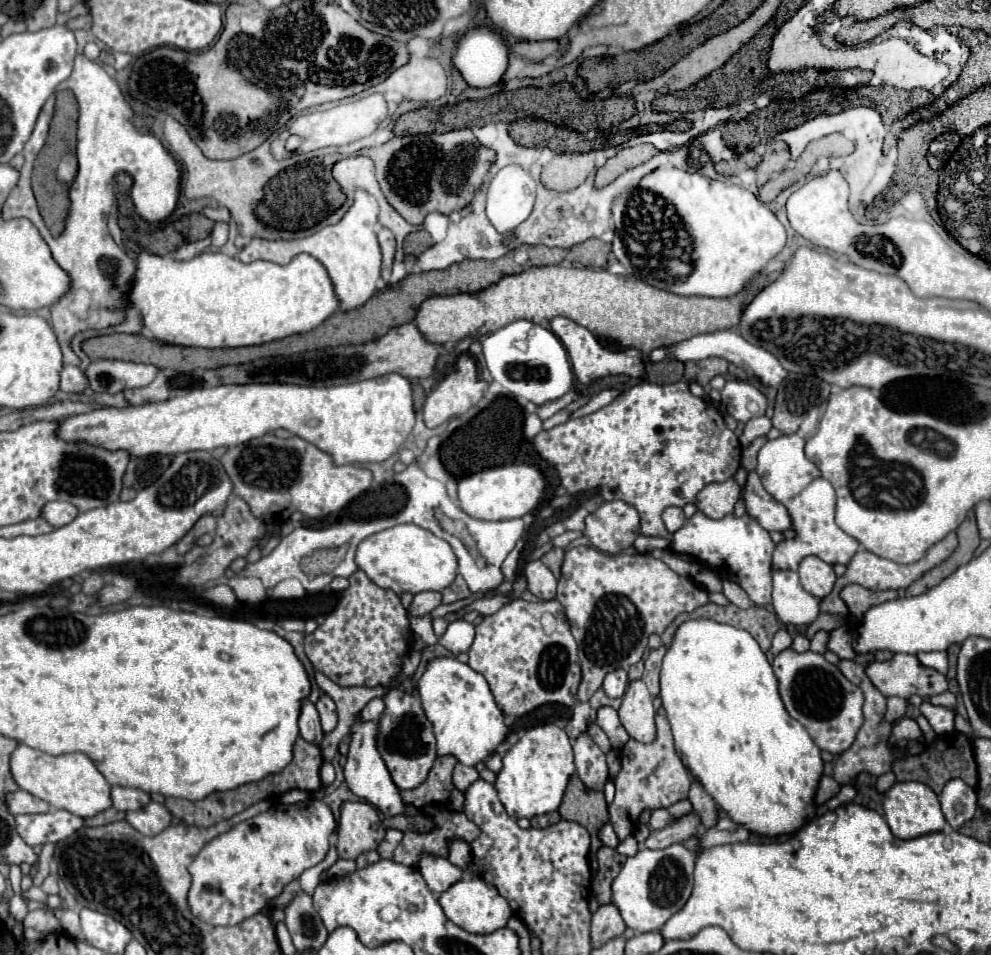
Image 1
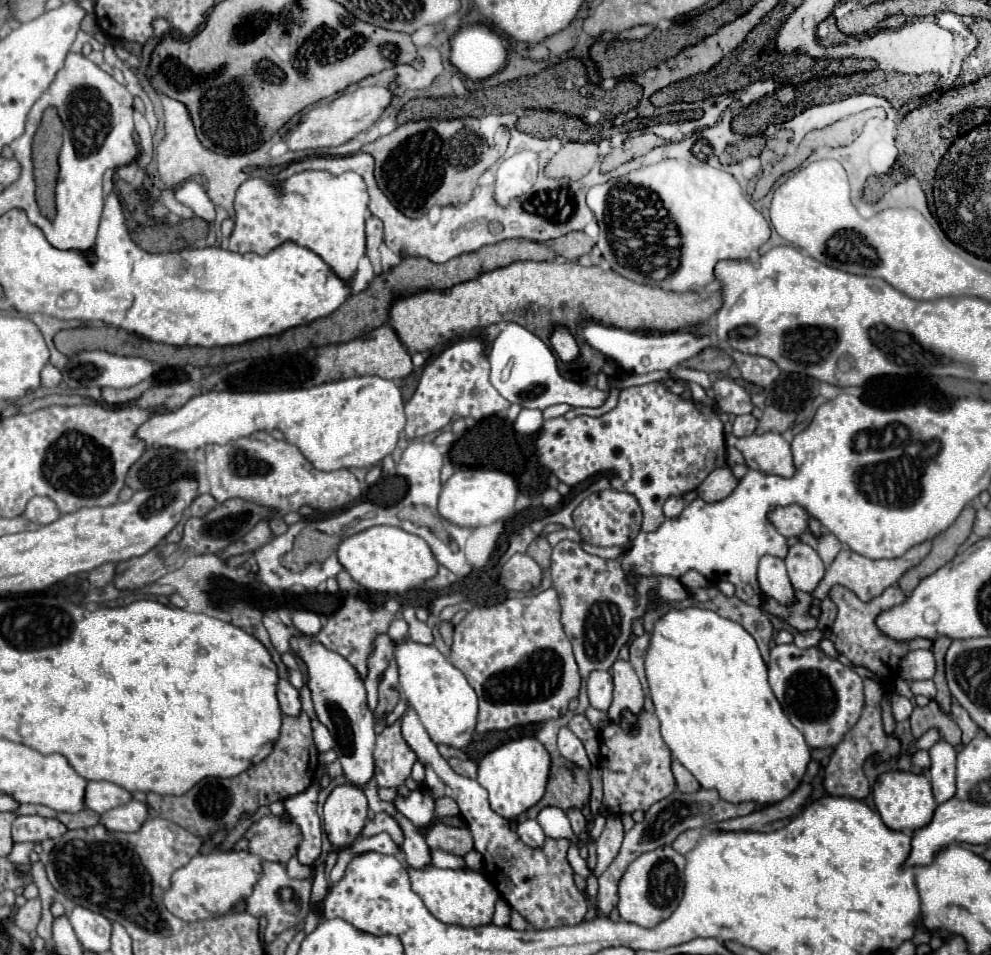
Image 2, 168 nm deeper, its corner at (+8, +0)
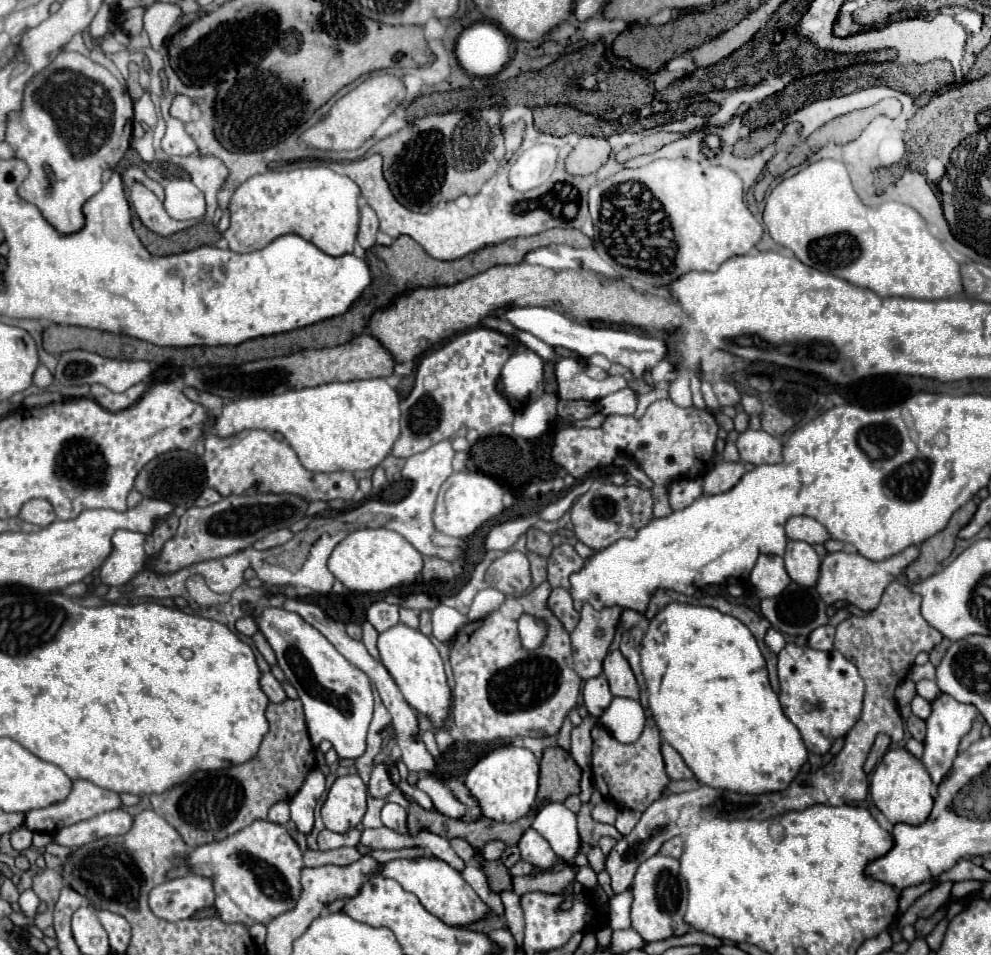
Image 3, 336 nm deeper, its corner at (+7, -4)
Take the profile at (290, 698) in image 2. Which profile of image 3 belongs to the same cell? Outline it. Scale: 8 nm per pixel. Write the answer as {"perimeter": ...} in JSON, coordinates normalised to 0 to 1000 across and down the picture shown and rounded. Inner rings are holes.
{"perimeter":[[[264,705],[264,711],[262,711],[262,717],[264,717],[264,724],[270,728],[272,734],[276,736],[287,736],[291,730],[283,717],[283,713],[279,713],[279,709],[274,705]]]}

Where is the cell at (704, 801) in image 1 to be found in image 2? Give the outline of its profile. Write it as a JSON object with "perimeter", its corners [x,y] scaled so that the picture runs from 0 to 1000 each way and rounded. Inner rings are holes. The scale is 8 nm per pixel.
{"perimeter":[[[679,795],[677,805],[679,805],[679,814],[681,814],[681,818],[683,818],[683,826],[685,826],[685,828],[689,828],[689,830],[701,830],[701,828],[705,826],[703,816],[701,816],[683,795]]]}

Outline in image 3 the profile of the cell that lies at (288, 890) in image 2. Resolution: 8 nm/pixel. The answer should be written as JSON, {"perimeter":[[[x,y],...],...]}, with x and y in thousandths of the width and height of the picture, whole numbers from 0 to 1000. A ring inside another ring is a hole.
{"perimeter":[[[256,860],[256,864],[250,864],[248,868],[240,870],[238,874],[228,876],[228,881],[216,881],[212,885],[204,885],[196,889],[188,897],[190,906],[196,914],[214,918],[216,931],[218,931],[218,952],[224,964],[228,966],[272,966],[276,960],[291,956],[299,950],[299,943],[303,941],[305,927],[303,927],[303,912],[307,908],[305,893],[301,885],[291,874],[291,868],[281,862],[272,860]]]}

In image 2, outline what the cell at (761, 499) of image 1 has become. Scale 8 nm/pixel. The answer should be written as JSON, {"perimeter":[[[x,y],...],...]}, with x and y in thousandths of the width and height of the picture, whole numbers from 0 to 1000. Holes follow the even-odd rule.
{"perimeter":[[[806,529],[786,531],[776,537],[776,543],[792,562],[806,562],[816,556],[816,537]]]}

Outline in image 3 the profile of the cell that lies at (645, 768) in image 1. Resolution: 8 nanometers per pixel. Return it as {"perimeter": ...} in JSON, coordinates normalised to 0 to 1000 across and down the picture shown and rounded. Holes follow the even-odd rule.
{"perimeter":[[[656,751],[652,755],[652,761],[642,778],[630,780],[622,776],[607,759],[601,759],[597,763],[599,770],[599,788],[597,788],[597,807],[599,807],[599,822],[622,845],[628,847],[640,847],[640,849],[652,849],[660,839],[668,835],[672,828],[676,816],[670,805],[670,795],[666,788],[666,765]]]}

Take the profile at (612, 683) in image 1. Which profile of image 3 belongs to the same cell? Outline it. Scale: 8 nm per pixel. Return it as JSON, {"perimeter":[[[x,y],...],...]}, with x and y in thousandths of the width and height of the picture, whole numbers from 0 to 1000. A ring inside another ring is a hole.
{"perimeter":[[[603,707],[603,709],[593,711],[589,715],[587,728],[589,728],[589,738],[591,738],[591,742],[593,742],[593,747],[597,751],[605,751],[614,742],[616,734],[620,732],[609,707]]]}

